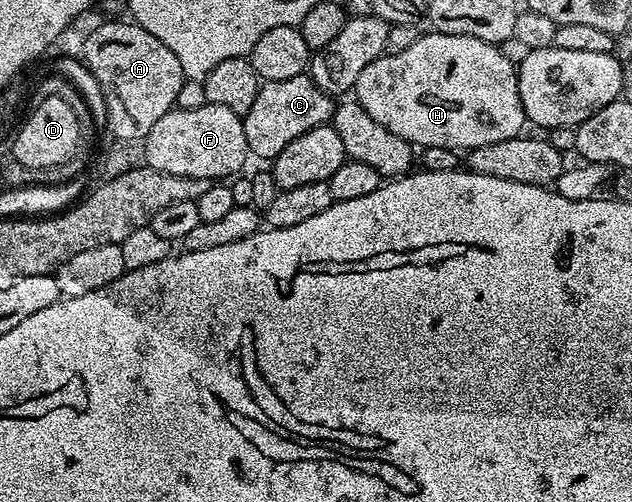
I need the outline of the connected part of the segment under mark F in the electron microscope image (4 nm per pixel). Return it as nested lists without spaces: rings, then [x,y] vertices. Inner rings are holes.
[[[212,102],[201,108],[170,110],[153,124],[142,145],[146,165],[173,176],[227,180],[238,175],[249,159],[242,117]]]

